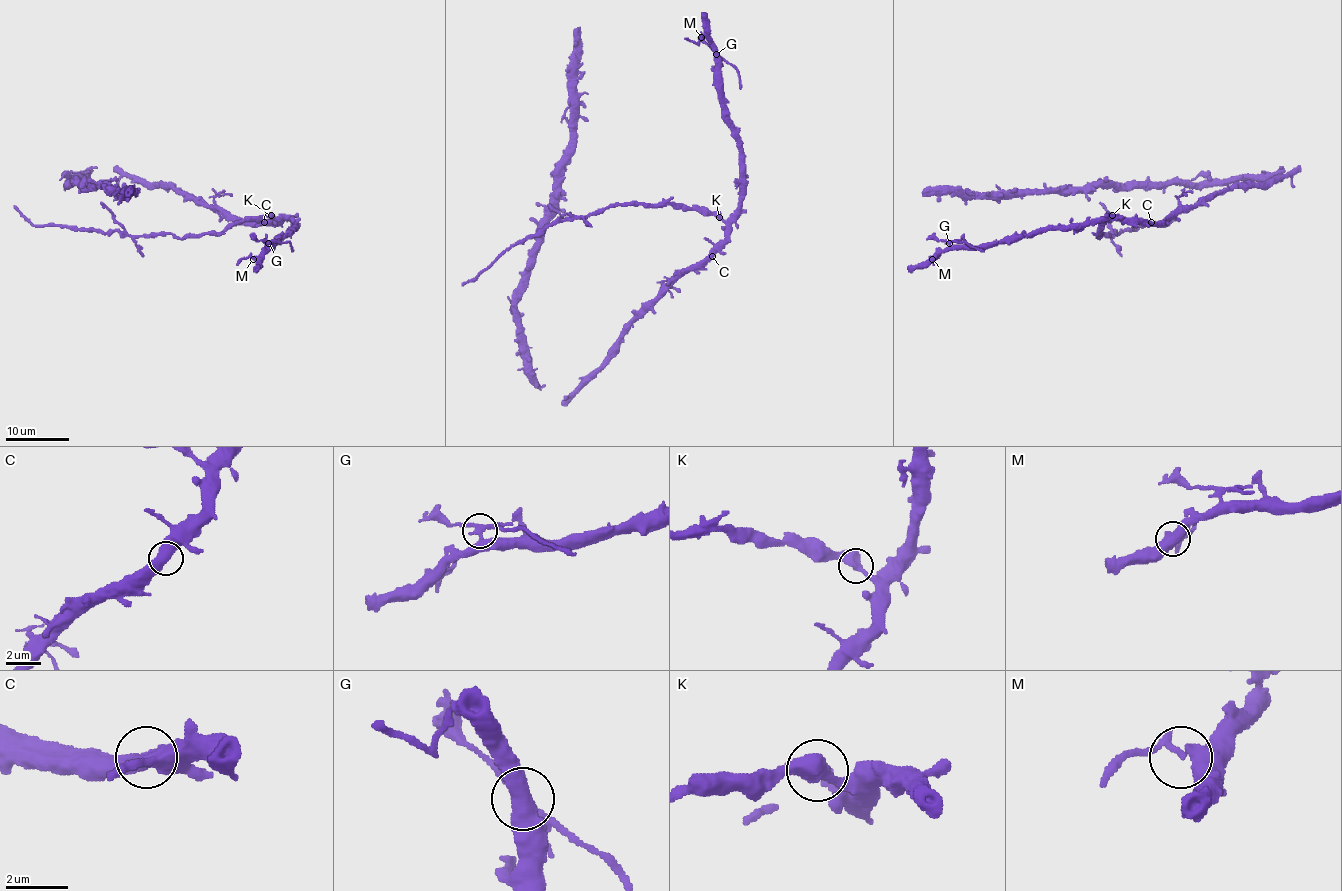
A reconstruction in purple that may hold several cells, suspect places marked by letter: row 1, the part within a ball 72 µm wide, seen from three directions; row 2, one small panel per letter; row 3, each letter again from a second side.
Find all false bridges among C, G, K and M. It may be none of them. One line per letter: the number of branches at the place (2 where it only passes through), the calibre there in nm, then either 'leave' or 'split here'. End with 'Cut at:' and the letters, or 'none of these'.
C: 2 branches meet; 500 nm thick; leave
G: 4 branches meet; 300 nm thick; split here
K: 2 branches meet; 480 nm thick; split here
M: 2 branches meet; 280 nm thick; leave
Cut at: G, K

